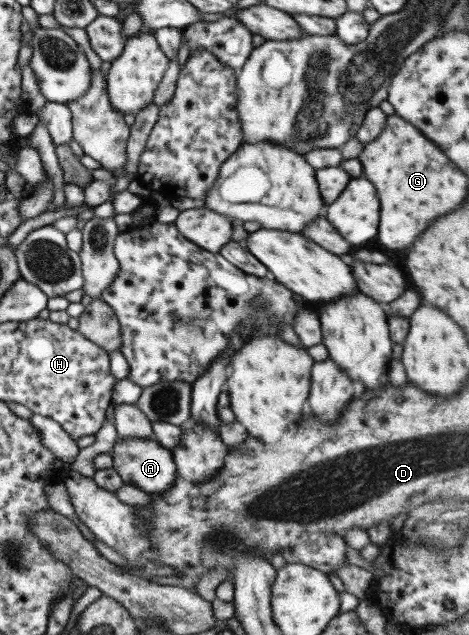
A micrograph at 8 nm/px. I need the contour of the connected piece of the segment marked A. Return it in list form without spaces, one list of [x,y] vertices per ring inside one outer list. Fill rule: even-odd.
[[[121,439],[119,443],[115,443],[110,455],[113,458],[112,468],[122,477],[124,483],[139,487],[152,496],[165,493],[177,477],[172,451],[159,445],[155,439]]]

